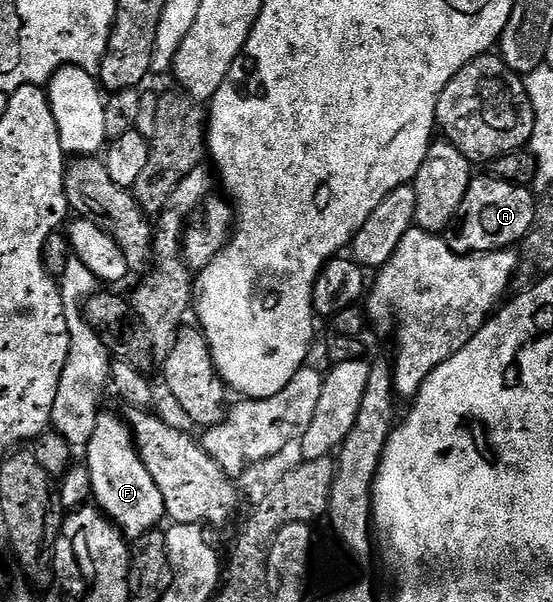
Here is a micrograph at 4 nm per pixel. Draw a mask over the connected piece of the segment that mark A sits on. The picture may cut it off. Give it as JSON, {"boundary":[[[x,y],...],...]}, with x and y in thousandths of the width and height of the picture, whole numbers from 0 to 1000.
{"boundary":[[[888,292],[855,294],[828,352],[799,394],[823,422],[884,422],[890,415],[917,415],[946,404],[966,372],[971,331],[951,309],[933,309]]]}

